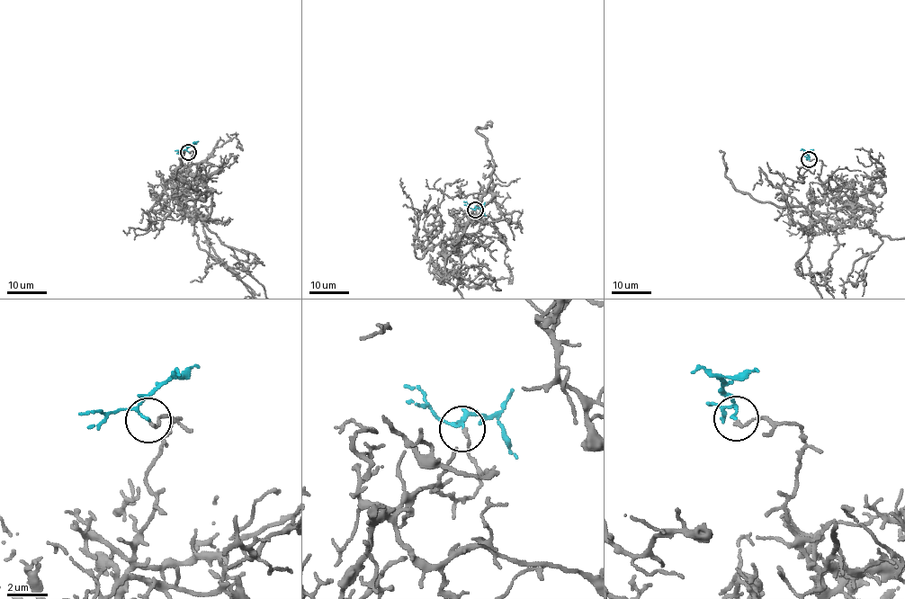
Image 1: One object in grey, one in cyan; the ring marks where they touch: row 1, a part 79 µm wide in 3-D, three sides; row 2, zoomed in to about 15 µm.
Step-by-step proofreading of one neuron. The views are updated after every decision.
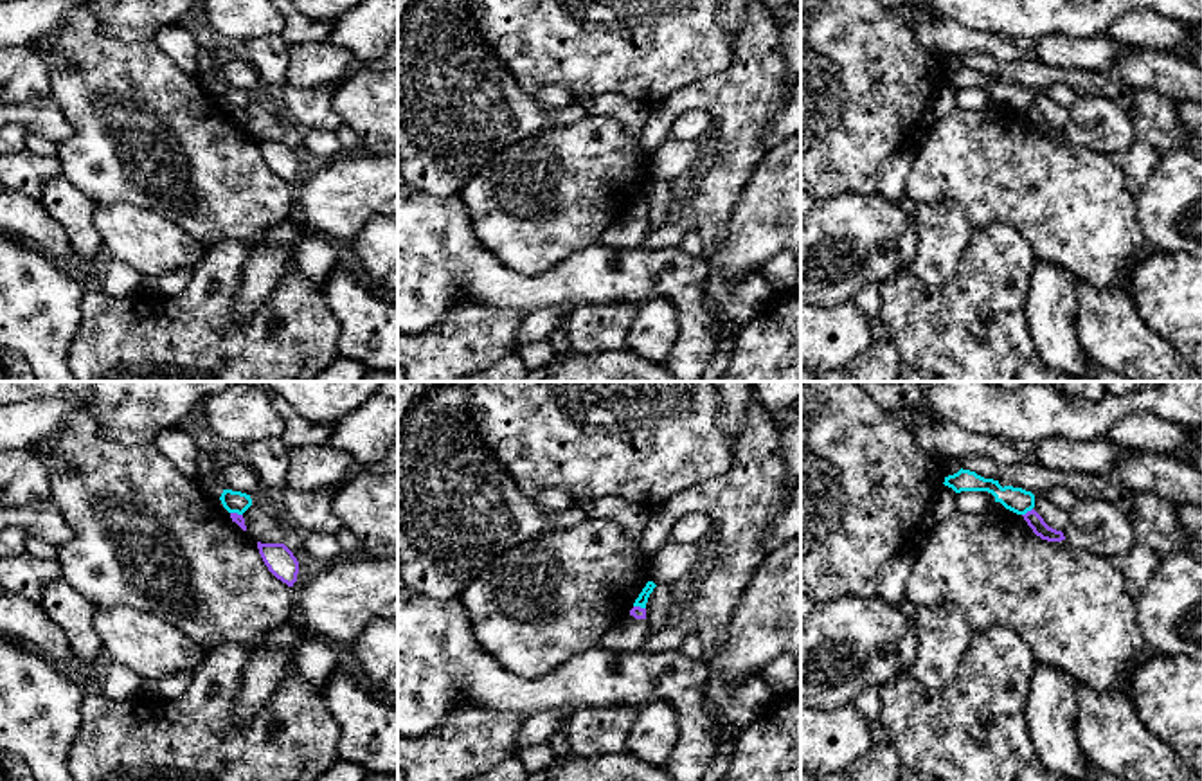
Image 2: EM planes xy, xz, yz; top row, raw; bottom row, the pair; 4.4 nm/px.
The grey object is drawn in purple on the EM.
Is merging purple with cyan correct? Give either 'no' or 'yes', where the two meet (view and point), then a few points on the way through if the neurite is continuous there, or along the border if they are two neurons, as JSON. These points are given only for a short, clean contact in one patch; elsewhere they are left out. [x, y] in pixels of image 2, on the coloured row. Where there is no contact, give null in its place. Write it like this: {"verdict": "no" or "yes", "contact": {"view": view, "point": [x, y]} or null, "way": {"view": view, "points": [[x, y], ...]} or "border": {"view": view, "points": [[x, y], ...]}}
{"verdict": "no", "contact": {"view": "yz", "point": [1028, 511]}, "border": {"view": "yz", "points": [[1031, 508], [1022, 515]]}}

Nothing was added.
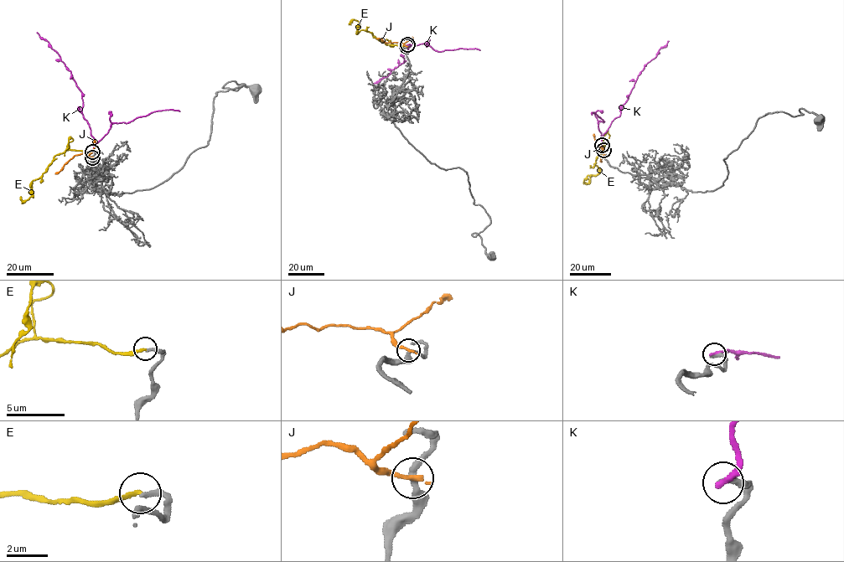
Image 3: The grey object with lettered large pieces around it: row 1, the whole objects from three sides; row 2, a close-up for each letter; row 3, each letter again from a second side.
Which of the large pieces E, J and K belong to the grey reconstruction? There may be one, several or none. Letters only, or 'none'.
none

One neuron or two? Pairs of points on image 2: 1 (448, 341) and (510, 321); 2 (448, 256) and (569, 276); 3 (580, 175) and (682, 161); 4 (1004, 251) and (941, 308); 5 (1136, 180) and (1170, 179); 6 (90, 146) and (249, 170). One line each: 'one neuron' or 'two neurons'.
1: one neuron
2: one neuron
3: two neurons
4: one neuron
5: two neurons
6: one neuron

